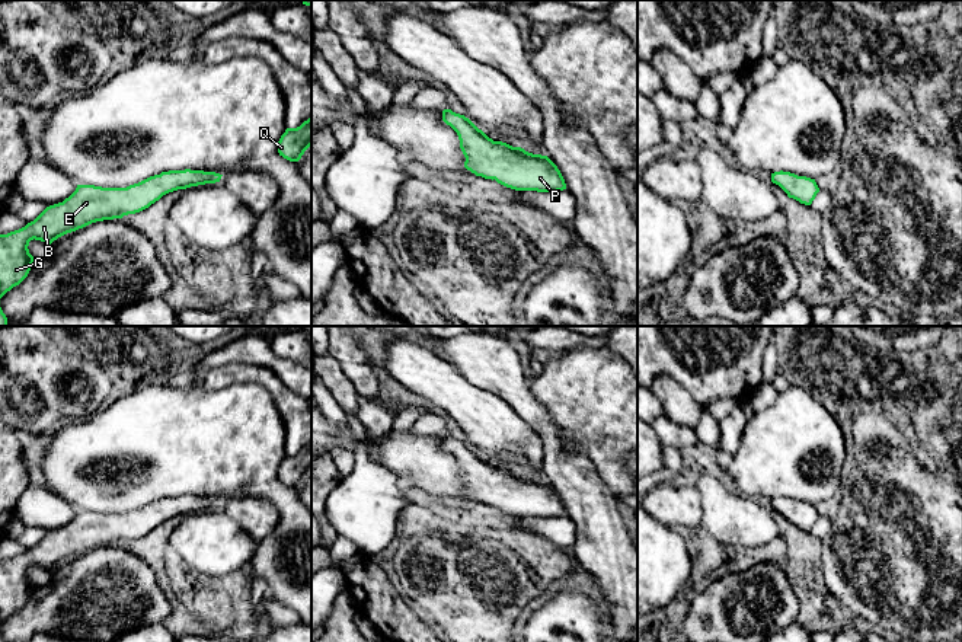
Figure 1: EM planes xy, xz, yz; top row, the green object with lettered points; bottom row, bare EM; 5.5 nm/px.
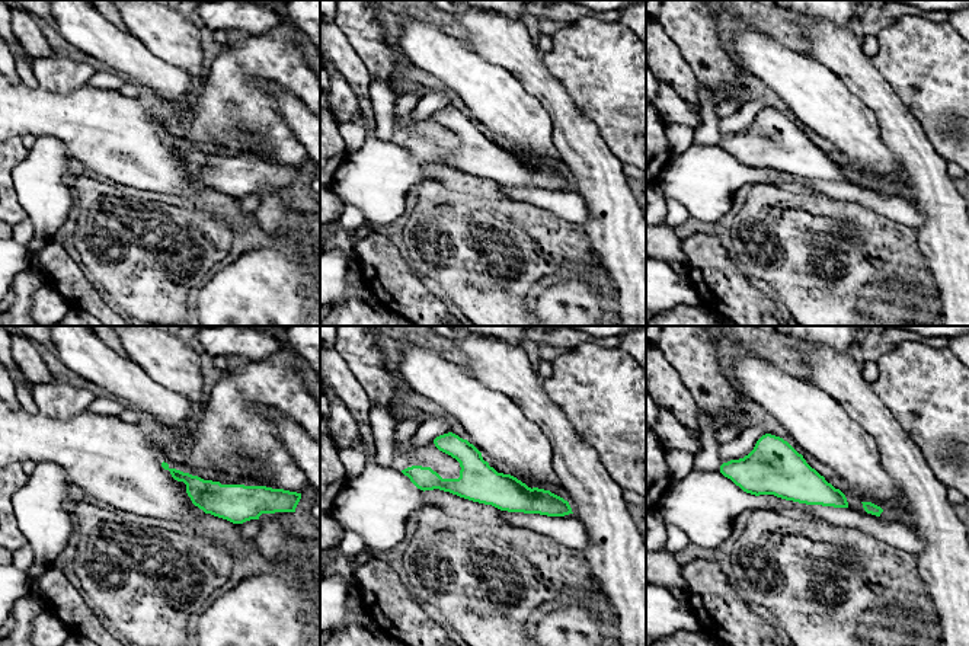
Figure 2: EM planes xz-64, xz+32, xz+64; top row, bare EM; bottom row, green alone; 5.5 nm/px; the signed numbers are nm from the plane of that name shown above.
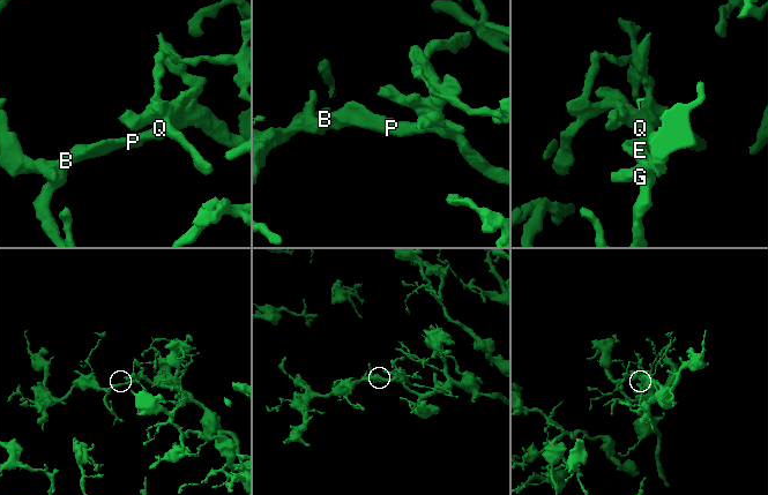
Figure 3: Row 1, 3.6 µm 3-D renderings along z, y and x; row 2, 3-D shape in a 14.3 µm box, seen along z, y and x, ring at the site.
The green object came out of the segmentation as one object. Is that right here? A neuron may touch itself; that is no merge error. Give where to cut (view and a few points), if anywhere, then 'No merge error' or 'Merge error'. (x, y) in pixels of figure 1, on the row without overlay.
No split. No merge error

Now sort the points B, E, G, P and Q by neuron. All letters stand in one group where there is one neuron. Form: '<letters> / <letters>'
B E G P Q

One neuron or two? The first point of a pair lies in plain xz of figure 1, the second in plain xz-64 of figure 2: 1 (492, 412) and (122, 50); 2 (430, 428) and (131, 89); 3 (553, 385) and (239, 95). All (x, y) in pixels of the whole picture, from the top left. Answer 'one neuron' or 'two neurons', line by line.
1: one neuron
2: one neuron
3: one neuron

